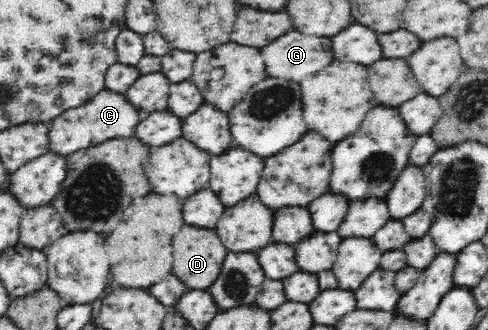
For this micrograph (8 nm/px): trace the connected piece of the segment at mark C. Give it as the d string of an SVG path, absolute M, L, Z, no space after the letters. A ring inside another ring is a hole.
M102 89L97 92L87 103L79 107L69 108L61 115L49 121L49 151L59 155L71 155L83 147L99 145L107 139L117 137L133 137L135 125L139 123L139 111L133 107L124 93L117 93L111 90Z

